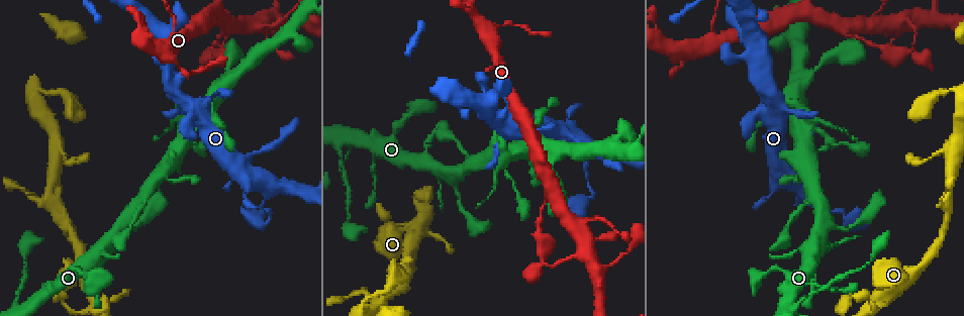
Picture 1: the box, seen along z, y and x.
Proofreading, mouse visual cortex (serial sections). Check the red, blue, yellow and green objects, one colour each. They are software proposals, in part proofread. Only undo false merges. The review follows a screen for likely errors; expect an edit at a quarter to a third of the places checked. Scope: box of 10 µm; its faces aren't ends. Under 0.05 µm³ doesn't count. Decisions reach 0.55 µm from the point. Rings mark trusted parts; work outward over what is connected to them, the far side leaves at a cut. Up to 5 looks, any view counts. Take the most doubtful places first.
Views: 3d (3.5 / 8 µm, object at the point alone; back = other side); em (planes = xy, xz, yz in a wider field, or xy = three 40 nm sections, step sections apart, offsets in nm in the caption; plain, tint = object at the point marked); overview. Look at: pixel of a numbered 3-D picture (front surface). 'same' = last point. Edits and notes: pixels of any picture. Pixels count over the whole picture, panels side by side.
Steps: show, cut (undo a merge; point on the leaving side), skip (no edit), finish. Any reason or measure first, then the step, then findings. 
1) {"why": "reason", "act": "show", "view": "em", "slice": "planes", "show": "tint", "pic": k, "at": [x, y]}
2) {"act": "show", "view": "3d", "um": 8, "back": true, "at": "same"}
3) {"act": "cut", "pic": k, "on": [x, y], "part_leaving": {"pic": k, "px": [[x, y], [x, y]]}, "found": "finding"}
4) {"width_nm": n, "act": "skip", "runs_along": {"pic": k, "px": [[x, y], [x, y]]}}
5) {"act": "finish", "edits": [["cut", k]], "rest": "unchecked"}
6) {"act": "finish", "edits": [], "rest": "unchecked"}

{"why": "sharp bend", "act": "show", "view": "3d", "um": 3.5, "pic": 1, "at": [205, 105]}

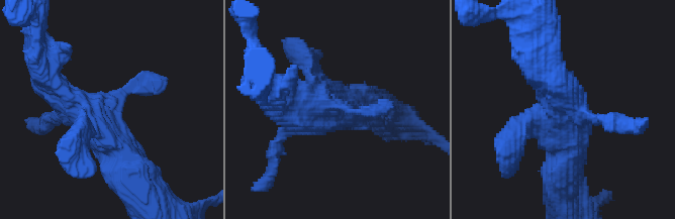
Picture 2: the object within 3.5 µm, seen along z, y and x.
{"why": "need the tissue", "act": "show", "view": "em", "slice": "xy", "step": 5, "show": "tint", "pic": 2, "at": [108, 106]}

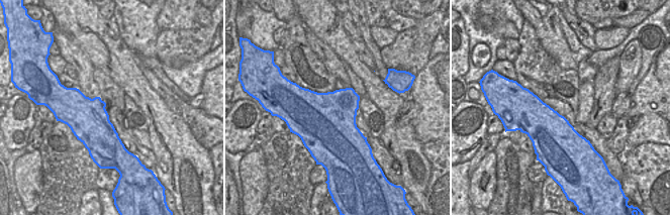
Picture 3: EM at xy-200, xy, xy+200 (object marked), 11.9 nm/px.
{"act": "skip", "runs_along": {"pic": 2, "px": [[124, 157], [93, 120], [118, 96], [165, 83]]}, "found": "continuous, no second cell"}

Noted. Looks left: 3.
{"why": "narrows sharply", "act": "show", "view": "3d", "um": 3.5, "pic": 1, "at": [484, 91]}

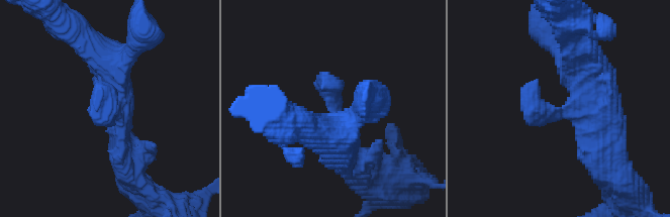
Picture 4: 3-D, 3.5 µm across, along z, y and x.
{"act": "show", "view": "em", "slice": "planes", "show": "tint", "pic": 4, "at": [110, 115]}

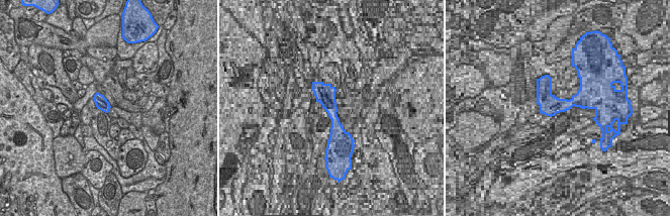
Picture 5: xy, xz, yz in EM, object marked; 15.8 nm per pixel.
{"width_nm": 200, "act": "skip", "runs_along": {"pic": 4, "px": [[602, 142], [589, 109], [540, 109], [538, 81]]}, "found": "continuous, no second cell"}

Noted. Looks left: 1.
{"act": "finish", "edits": [], "rest": "unchecked"}

